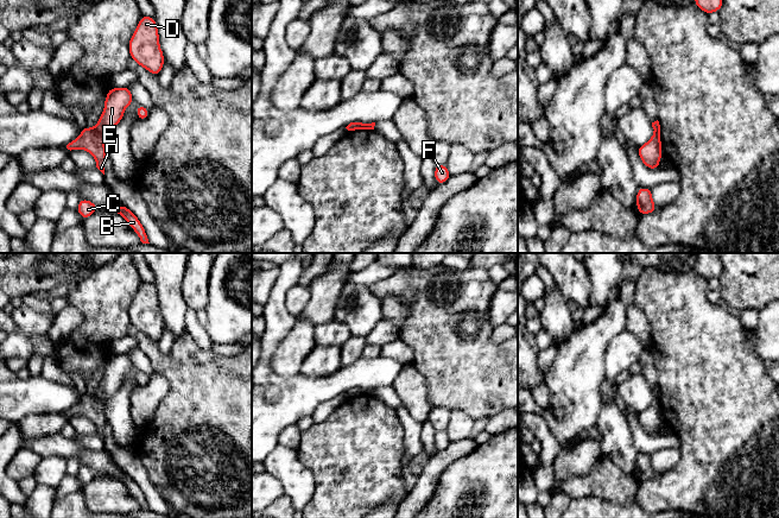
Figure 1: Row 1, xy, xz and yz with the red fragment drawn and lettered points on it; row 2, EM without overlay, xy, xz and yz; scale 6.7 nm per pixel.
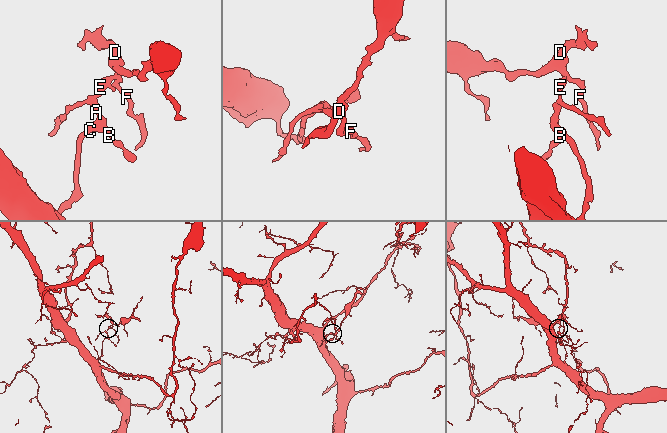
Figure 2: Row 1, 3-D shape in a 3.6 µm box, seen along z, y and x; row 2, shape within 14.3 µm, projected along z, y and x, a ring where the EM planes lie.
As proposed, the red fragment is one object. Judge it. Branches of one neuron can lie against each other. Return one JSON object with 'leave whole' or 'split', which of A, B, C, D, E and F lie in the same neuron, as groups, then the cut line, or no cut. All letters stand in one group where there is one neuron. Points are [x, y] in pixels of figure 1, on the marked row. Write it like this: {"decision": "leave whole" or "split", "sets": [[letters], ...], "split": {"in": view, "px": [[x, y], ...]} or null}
{"decision": "split", "sets": [["A", "B", "C"], ["D", "E", "F"]], "split": {"in": "xy", "px": [[94, 128], [103, 136]]}}

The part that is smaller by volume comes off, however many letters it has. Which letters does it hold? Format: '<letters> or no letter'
D, E, F

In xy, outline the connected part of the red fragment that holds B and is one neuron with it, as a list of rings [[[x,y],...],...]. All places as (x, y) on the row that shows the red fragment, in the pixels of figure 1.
[[[120,204],[118,208],[113,208],[110,210],[122,215],[126,219],[126,221],[135,230],[142,244],[150,244],[142,225],[128,208],[126,208],[124,204]]]

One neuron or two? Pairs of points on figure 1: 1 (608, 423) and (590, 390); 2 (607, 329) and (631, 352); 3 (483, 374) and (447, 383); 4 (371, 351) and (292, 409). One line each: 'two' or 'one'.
1: two
2: two
3: one
4: two

